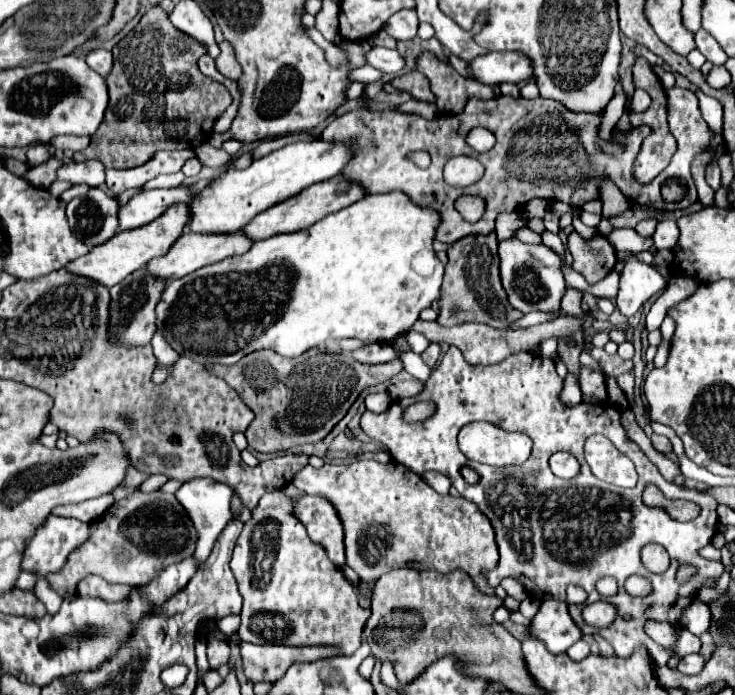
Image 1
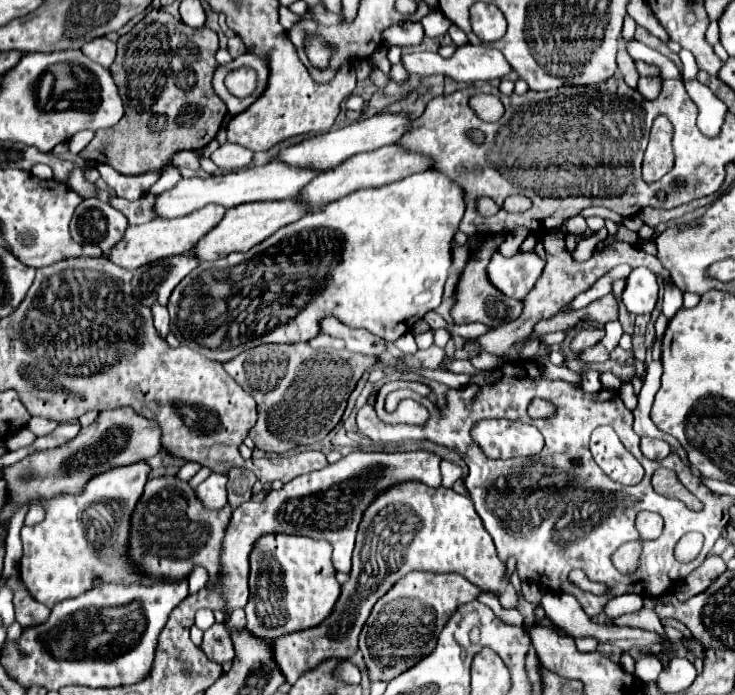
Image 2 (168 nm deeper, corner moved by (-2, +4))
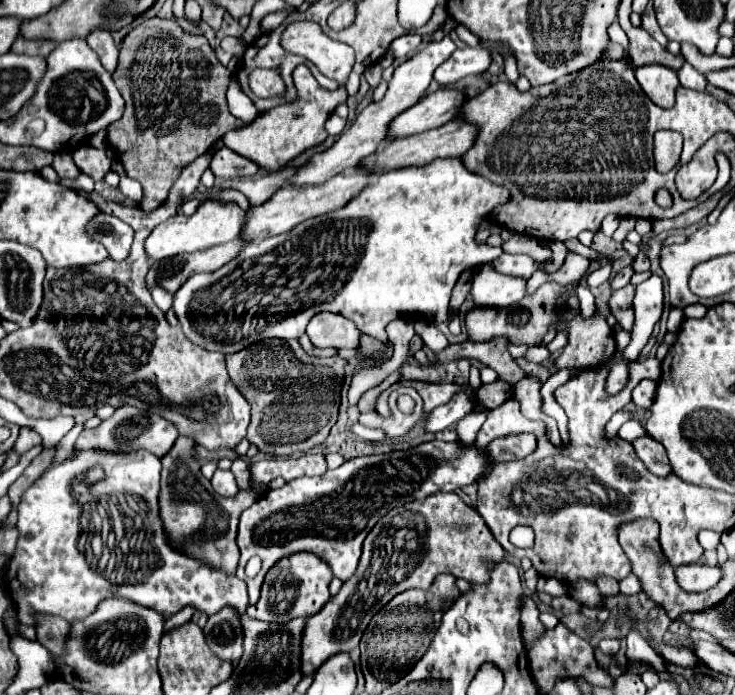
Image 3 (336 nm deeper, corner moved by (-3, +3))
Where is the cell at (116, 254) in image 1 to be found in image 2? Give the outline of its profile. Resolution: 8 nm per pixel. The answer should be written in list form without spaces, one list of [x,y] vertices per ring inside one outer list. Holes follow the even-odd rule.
[[[210,204],[210,206],[204,206],[196,212],[192,212],[192,214],[186,214],[182,218],[172,218],[172,220],[160,218],[160,220],[152,220],[142,226],[128,226],[124,240],[118,242],[118,246],[114,246],[110,250],[108,258],[122,268],[134,270],[134,268],[140,268],[144,264],[160,260],[160,258],[186,254],[194,248],[194,242],[198,242],[198,238],[204,238],[224,218],[224,212],[226,212],[224,206]]]

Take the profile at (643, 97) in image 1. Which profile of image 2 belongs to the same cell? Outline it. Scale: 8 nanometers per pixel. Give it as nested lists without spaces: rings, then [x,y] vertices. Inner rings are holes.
[[[640,78],[638,80],[638,92],[648,98],[654,100],[662,90],[662,78]]]

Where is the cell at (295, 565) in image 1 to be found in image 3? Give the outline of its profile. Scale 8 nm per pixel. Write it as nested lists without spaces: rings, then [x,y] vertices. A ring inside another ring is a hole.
[[[299,551],[279,559],[265,575],[261,585],[261,597],[255,605],[247,607],[247,615],[267,623],[287,623],[297,617],[313,617],[331,599],[329,583],[333,579],[331,567],[315,553]]]

